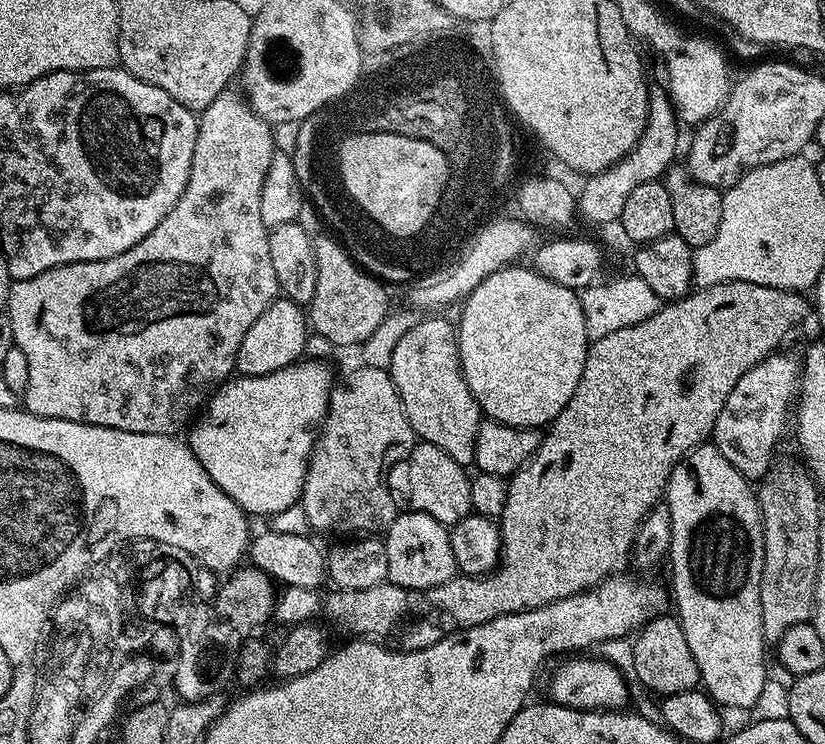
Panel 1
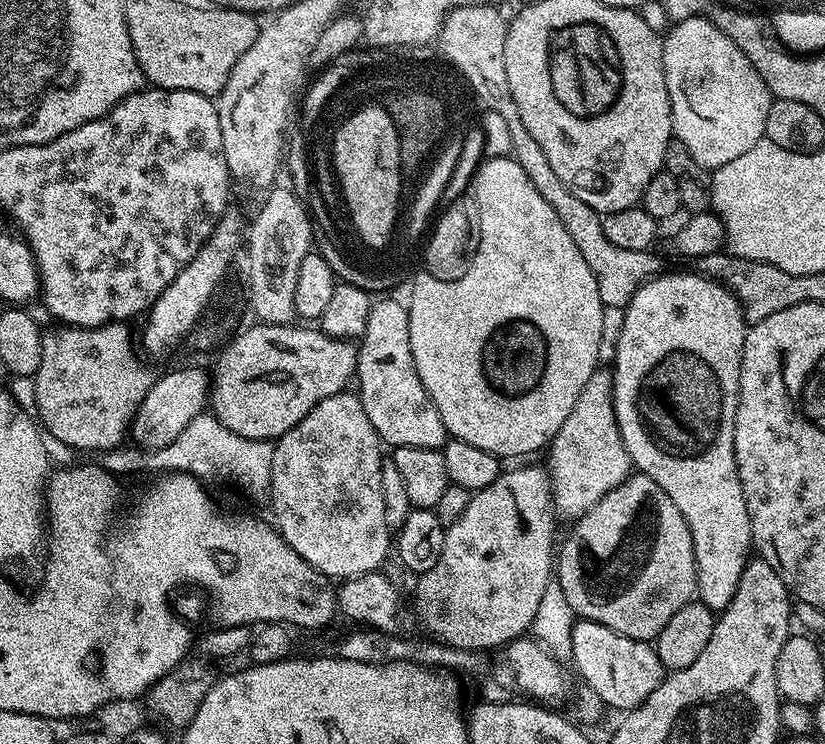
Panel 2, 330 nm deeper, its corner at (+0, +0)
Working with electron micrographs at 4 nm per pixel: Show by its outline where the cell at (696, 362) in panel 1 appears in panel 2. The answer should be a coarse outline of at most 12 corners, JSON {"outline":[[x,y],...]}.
{"outline":[[597,367],[546,449],[552,502],[585,516],[634,465]]}

